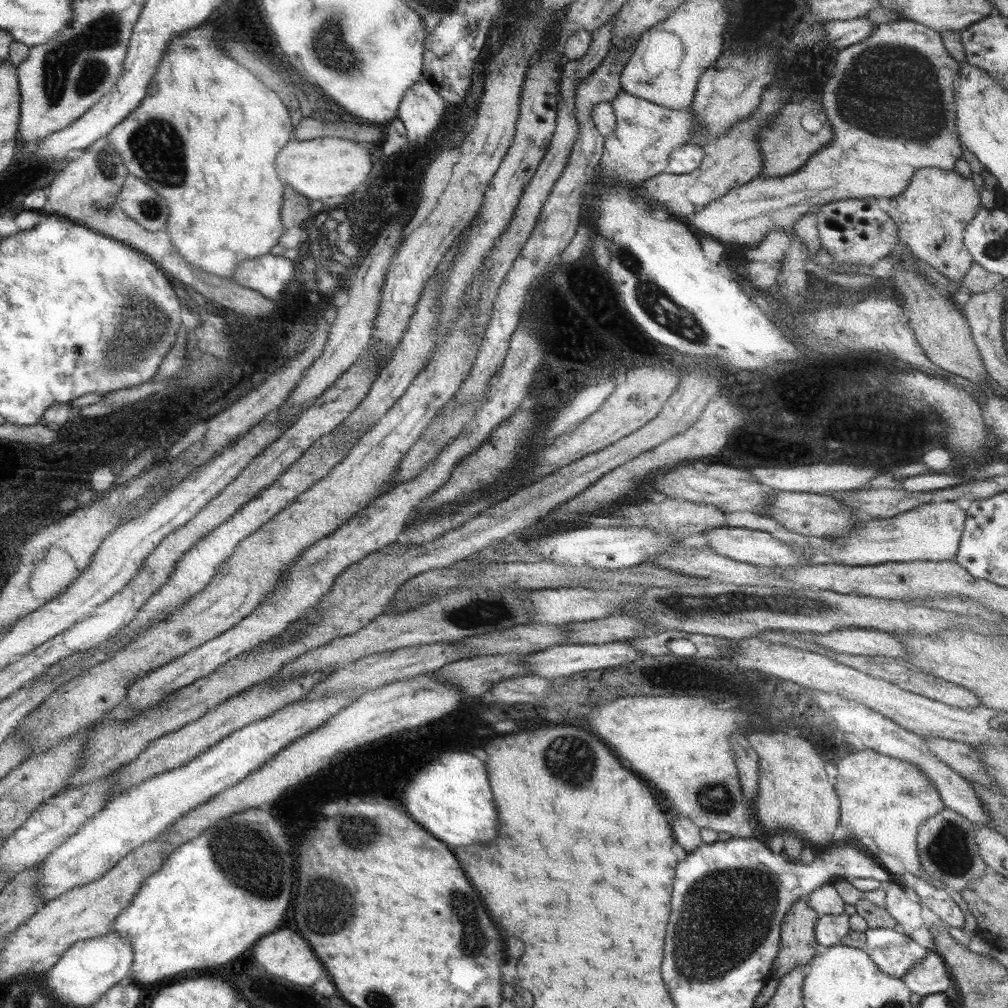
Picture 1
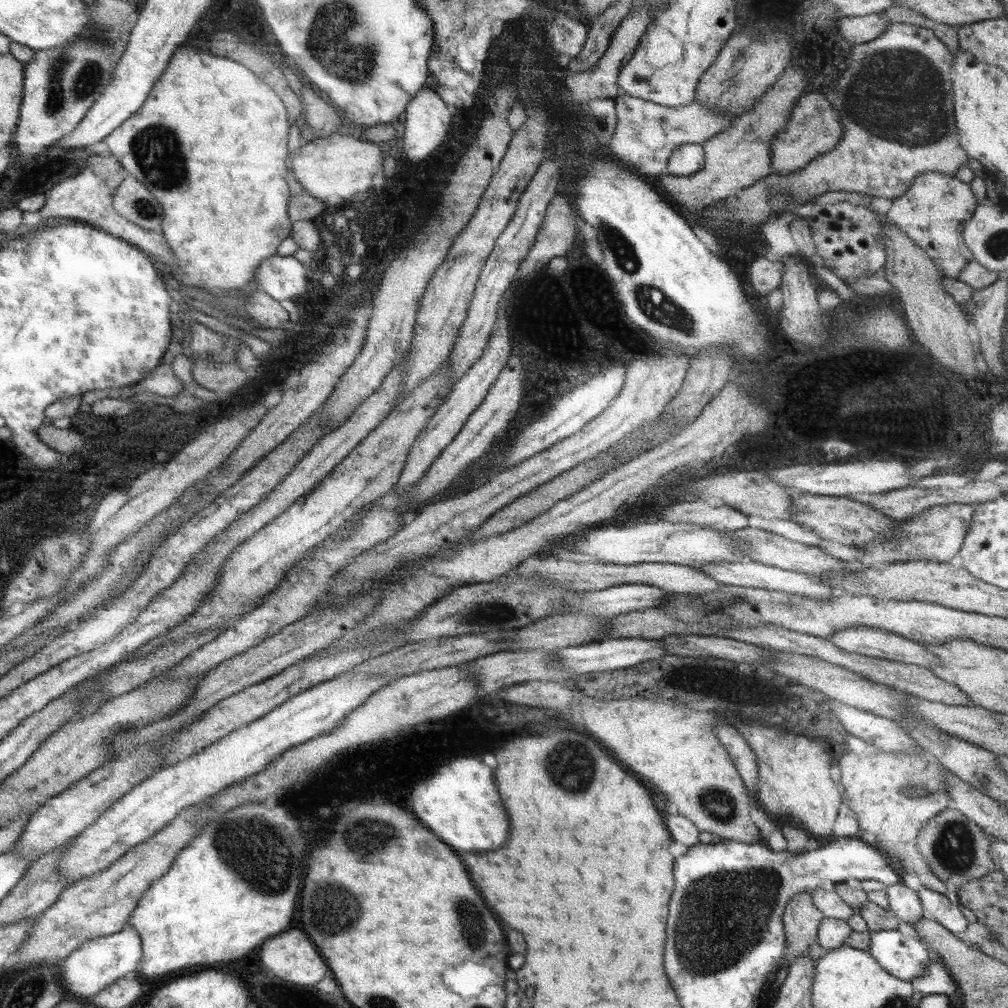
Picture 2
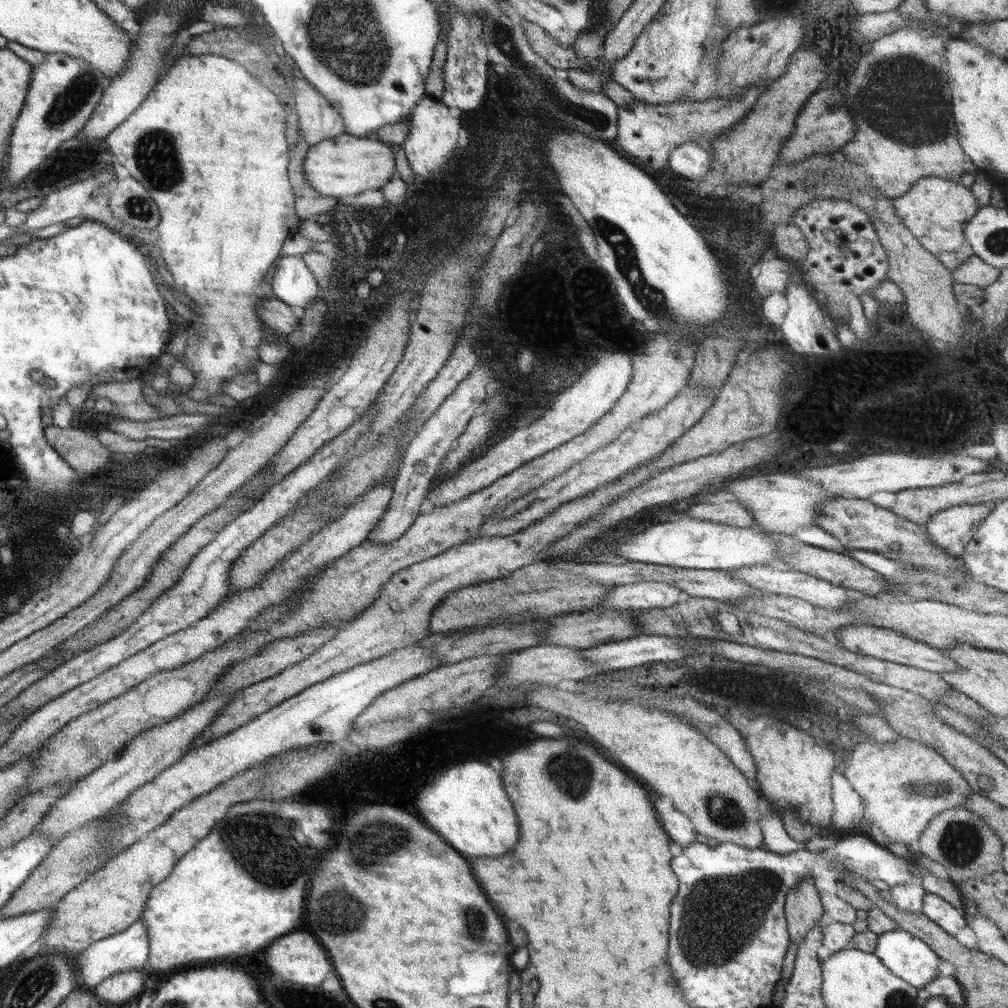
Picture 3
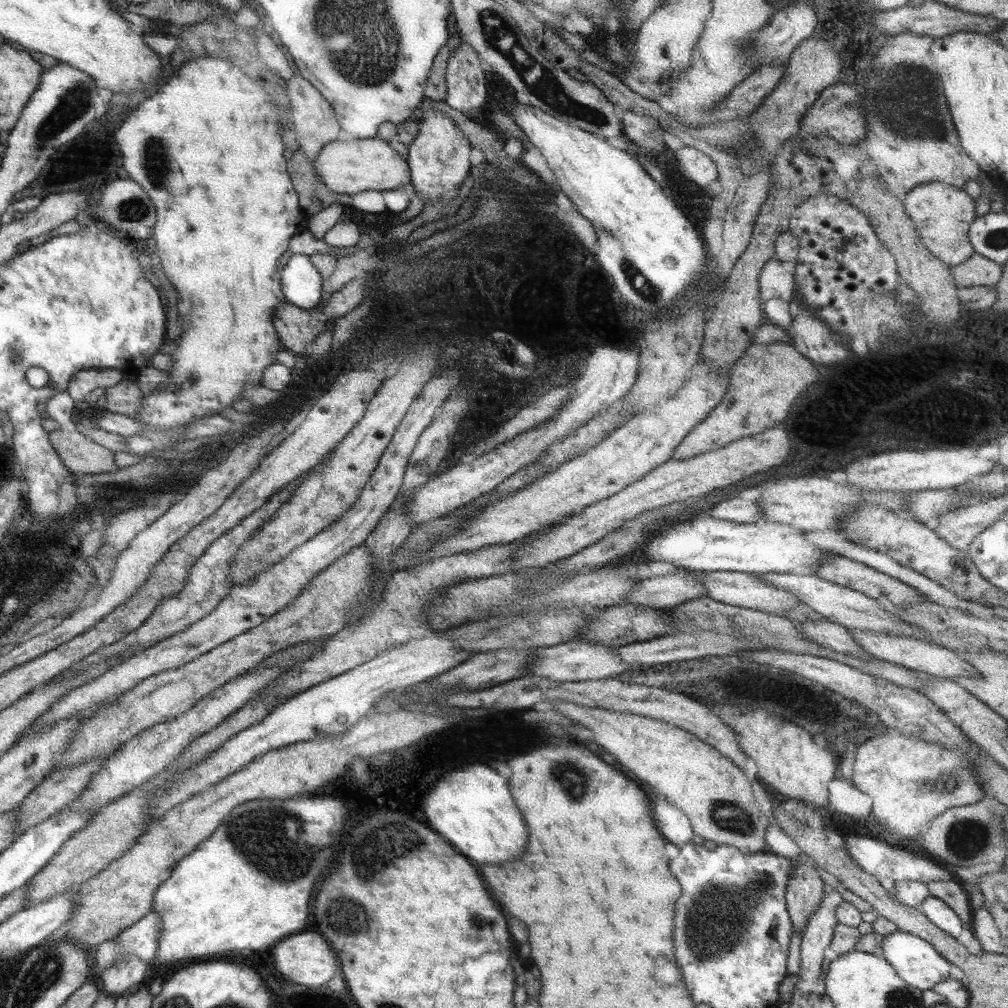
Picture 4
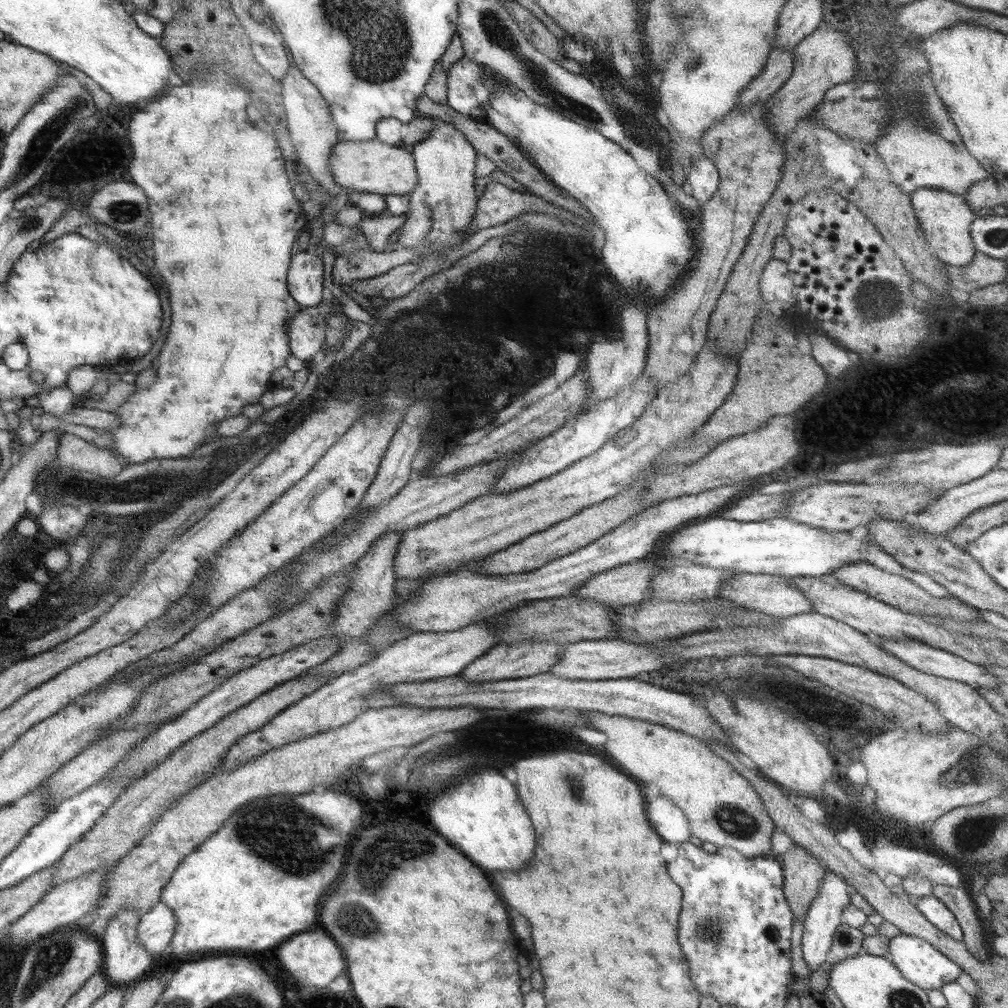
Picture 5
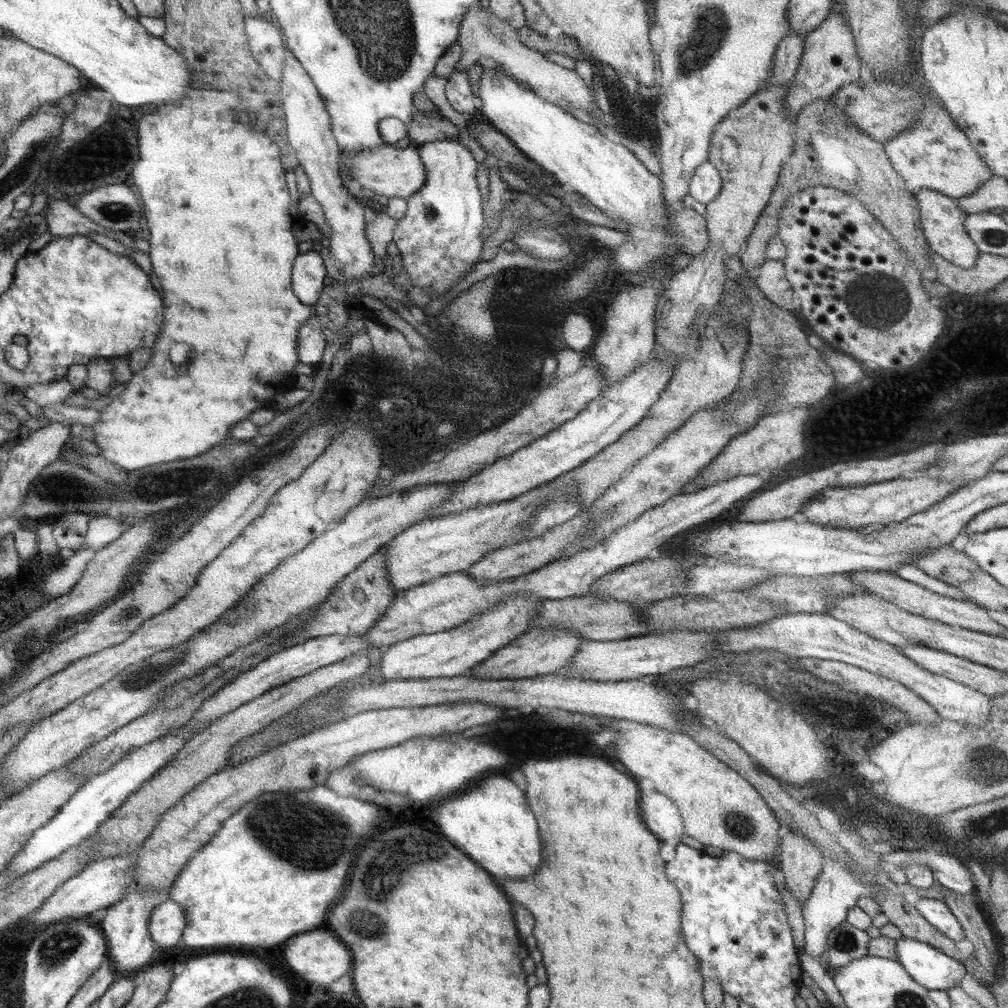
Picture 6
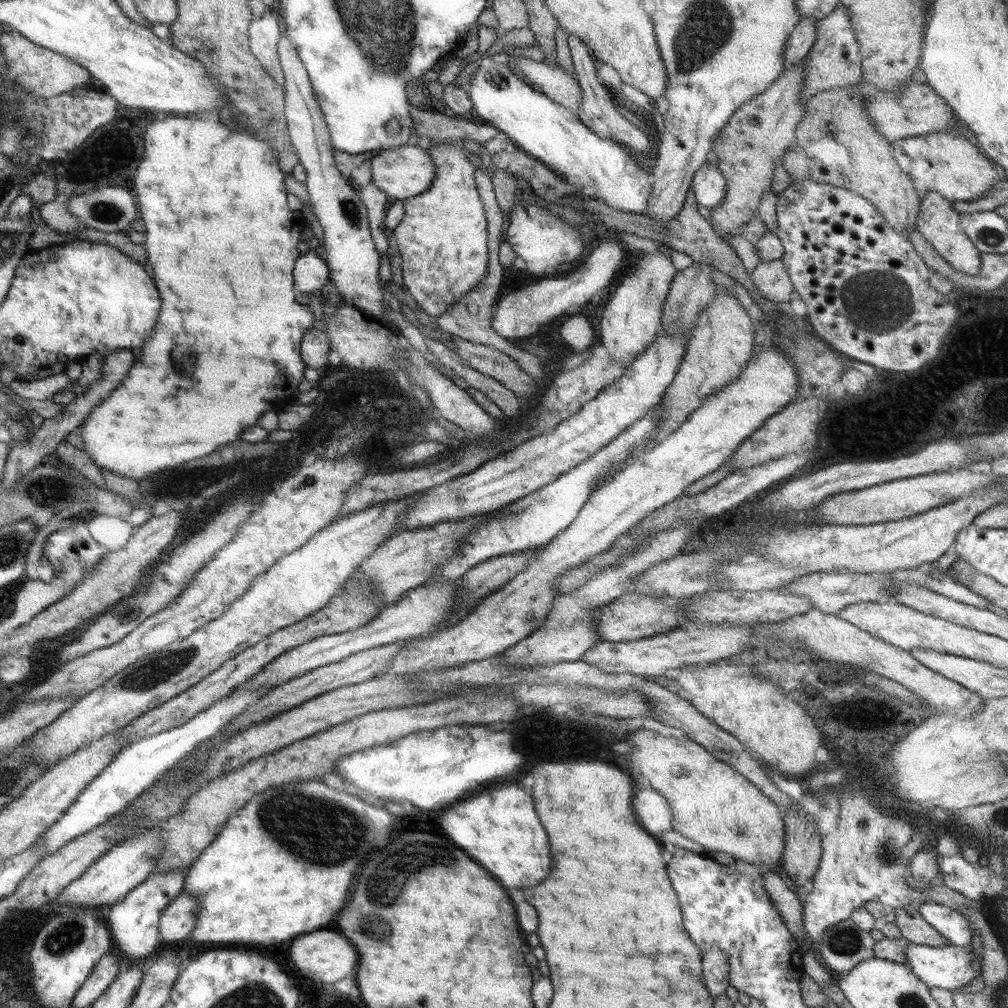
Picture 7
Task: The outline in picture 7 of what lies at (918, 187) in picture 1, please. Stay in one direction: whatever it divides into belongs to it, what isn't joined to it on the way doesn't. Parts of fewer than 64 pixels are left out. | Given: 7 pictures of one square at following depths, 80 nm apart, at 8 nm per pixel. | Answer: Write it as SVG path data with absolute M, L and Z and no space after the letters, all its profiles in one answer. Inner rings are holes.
M928 191L920 203L920 212L916 221L916 228L922 236L938 251L938 254L947 260L961 273L975 275L981 267L981 252L974 243L964 234L959 220L961 213L953 207L953 201L944 198L941 194Z

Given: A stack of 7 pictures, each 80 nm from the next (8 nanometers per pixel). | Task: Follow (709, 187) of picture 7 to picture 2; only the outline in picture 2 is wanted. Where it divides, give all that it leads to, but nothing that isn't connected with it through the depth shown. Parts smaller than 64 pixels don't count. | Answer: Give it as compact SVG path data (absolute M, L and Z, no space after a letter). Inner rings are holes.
M683 144L671 154L666 172L675 178L687 177L705 166L705 150L701 144Z

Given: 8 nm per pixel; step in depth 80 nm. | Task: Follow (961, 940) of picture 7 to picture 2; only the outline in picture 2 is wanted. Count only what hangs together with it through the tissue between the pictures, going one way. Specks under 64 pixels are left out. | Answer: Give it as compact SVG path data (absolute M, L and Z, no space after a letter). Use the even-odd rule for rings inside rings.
M925 887L920 888L917 893L922 903L923 913L929 912L932 920L934 918L934 921L939 922L955 935L966 932L969 923L963 912L959 910L960 904L952 904L945 894Z

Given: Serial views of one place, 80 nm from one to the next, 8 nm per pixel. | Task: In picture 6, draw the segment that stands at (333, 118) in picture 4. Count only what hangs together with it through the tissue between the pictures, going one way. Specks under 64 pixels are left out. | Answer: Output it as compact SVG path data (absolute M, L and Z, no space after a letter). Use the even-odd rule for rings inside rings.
M288 48L285 49L285 67L283 68L281 86L286 121L285 138L296 153L299 166L308 176L311 195L322 205L328 226L331 230L331 254L340 261L340 272L343 280L362 279L376 265L376 256L366 240L365 228L368 220L365 218L366 206L352 196L345 187L340 175L339 154L340 145L335 139L329 112L326 110L324 99L319 95L313 80L307 70Z

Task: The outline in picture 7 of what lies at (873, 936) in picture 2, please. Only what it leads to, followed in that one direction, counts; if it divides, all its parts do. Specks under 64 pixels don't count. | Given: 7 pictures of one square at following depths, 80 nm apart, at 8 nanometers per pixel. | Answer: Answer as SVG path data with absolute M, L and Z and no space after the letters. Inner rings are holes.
M907 941L905 957L912 973L924 982L928 989L943 988L951 991L960 987L966 988L971 981L982 974L981 960L973 959L971 951L964 951L960 946L954 944L934 947Z

